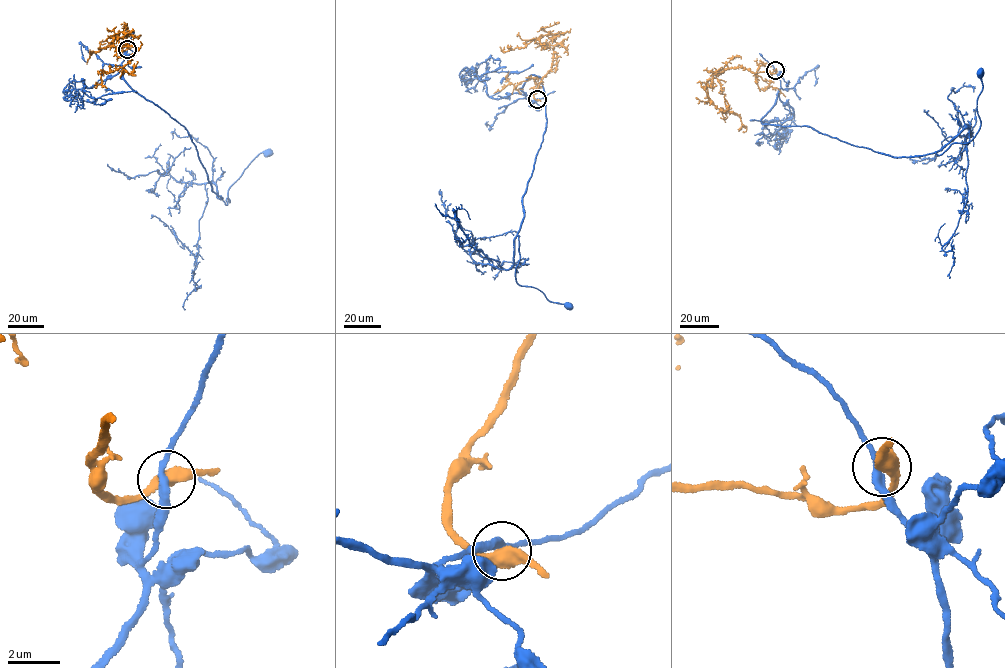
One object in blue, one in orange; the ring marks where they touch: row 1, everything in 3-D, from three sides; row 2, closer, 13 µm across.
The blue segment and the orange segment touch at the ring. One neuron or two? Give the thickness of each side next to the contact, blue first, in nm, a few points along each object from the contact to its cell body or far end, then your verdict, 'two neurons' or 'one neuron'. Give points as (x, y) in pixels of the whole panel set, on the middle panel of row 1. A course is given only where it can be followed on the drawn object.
calibres 280 and 480 nm; course blue (537, 99), (525, 98), (521, 88), (533, 74), (543, 89), (546, 125), (522, 198), (515, 277), (568, 306); course orange (537, 99), (534, 93), (551, 68), (556, 43), (552, 38), (563, 33), (508, 51), (500, 46); two neurons

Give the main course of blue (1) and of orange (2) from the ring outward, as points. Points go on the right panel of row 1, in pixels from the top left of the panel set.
1: (775, 70), (781, 88), (762, 124), (810, 126), (897, 157), (941, 155), (973, 139), (980, 122), (980, 73)
2: (775, 70), (727, 69), (714, 73), (710, 87), (704, 88), (717, 108), (739, 116), (742, 132)

